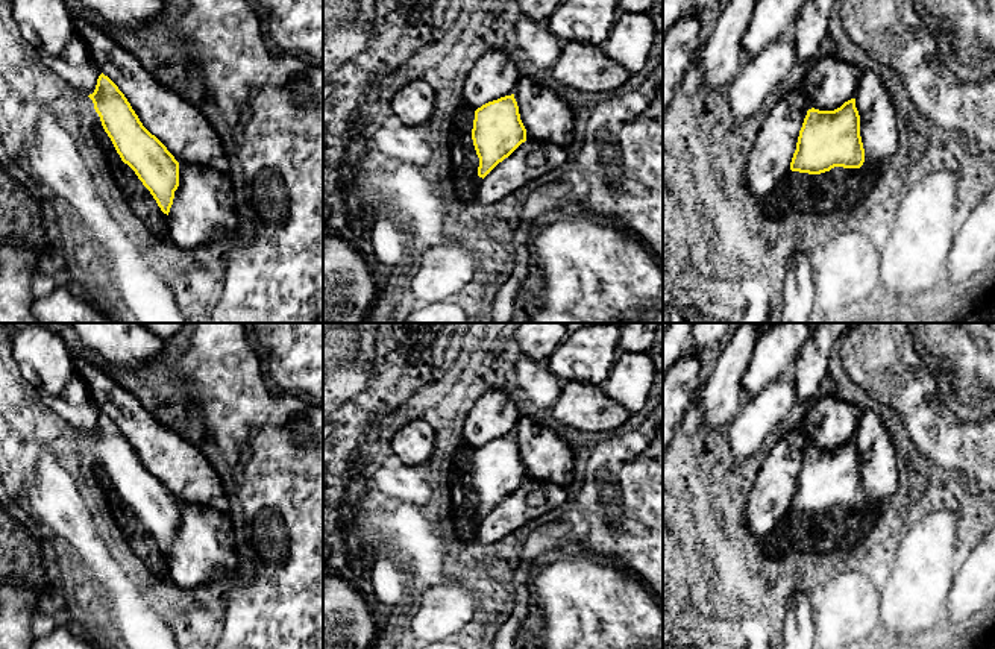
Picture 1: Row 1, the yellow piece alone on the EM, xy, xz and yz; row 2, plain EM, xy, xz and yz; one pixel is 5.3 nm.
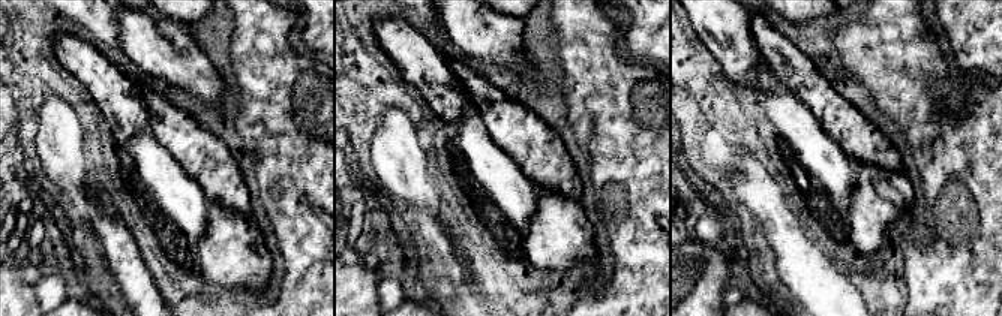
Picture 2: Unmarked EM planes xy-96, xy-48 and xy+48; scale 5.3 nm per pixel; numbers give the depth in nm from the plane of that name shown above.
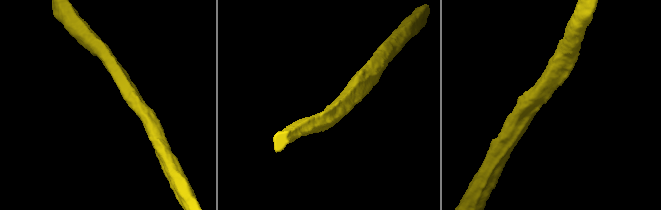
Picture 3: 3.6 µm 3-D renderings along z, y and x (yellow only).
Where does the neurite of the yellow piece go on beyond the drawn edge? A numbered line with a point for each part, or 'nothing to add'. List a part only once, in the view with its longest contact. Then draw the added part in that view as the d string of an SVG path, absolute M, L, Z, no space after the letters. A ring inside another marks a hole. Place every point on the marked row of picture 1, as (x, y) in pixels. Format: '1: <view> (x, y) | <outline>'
nothing to add

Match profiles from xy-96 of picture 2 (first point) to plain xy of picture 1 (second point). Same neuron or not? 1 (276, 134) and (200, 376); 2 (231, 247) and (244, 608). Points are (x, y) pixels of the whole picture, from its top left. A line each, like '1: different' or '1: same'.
1: same
2: different

